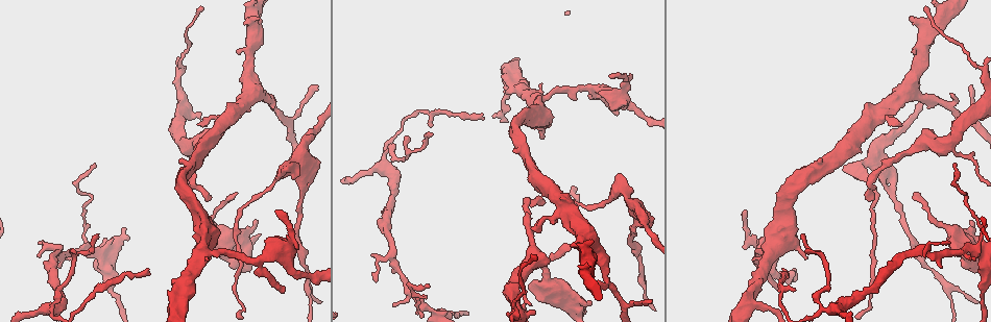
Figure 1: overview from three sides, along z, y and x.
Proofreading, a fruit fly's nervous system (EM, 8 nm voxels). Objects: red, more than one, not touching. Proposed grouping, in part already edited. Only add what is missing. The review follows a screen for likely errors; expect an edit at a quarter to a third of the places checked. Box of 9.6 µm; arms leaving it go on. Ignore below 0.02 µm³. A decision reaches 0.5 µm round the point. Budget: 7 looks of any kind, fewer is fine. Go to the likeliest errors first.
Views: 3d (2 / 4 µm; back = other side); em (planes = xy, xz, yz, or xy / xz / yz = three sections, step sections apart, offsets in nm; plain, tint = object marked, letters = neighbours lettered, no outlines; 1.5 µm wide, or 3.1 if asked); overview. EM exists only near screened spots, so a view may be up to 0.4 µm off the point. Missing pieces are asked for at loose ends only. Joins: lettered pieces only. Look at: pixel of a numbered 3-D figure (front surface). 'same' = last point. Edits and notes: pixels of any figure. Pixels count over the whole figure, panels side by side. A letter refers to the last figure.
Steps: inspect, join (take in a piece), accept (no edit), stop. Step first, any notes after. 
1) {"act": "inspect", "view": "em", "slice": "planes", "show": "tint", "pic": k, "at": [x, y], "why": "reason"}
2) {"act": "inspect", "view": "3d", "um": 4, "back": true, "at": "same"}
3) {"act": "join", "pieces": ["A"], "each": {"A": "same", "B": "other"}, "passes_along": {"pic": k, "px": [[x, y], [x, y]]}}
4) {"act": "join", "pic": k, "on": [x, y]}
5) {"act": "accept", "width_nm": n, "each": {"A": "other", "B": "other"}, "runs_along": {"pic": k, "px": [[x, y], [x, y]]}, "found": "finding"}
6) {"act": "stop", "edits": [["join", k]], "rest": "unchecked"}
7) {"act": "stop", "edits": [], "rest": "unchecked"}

{"act": "inspect", "view": "3d", "um": 2, "pic": 1, "at": [258, 223], "why": "an open end"}

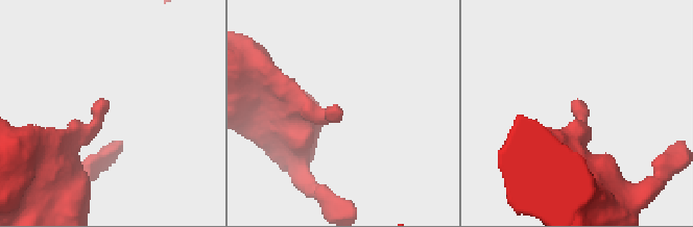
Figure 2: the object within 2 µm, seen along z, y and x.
{"act": "inspect", "view": "em", "slice": "xz", "step": 8, "show": "letters", "pic": 2, "at": [105, 104]}

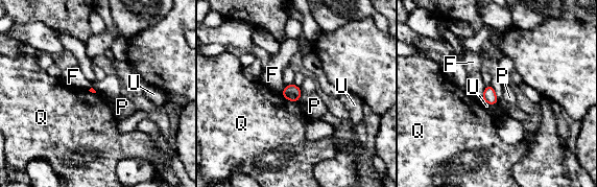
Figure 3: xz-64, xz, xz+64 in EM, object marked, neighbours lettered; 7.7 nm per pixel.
{"act": "inspect", "view": "em", "slice": "planes", "show": "letters", "at": "same", "why": "another direction"}

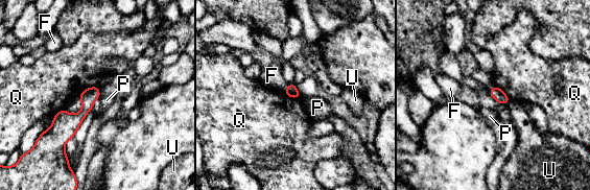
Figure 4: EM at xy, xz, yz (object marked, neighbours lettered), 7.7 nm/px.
{"act": "accept", "each": {"F": "other", "P": "other", "Q": "other", "U": "other"}, "border": {"pic": 4, "px": [[100, 94], [98, 97]]}, "found": "none of them fits"}

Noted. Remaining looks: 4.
{"act": "inspect", "view": "3d", "um": 4, "pic": 1, "at": [543, 139], "why": "an open end"}

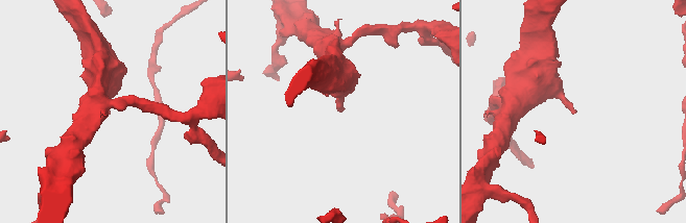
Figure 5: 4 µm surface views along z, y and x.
{"act": "inspect", "view": "em", "slice": "yz", "step": 8, "show": "tint", "pic": 5, "at": [109, 114], "why": "need the tissue"}

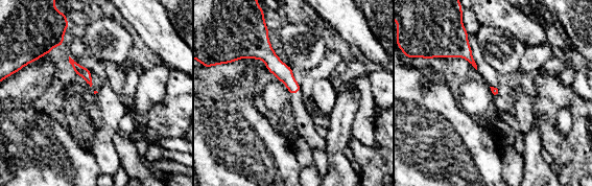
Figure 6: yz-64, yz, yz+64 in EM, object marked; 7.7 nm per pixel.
{"act": "inspect", "view": "em", "slice": "planes", "show": "letters", "at": "same", "why": "another direction"}

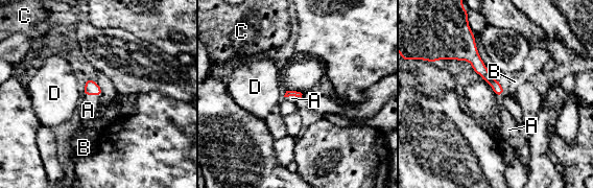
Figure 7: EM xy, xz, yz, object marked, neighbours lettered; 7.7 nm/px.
{"act": "join", "pieces": ["A"], "each": {"A": "same", "B": "other", "C": "other", "D": "other"}, "passes_along": {"pic": 7, "px": [[288, 93], [292, 94], [291, 98]]}, "found": "it goes on there"}

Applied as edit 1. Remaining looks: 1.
{"act": "stop", "edits": [["join", 7]], "rest": "unchecked"}

